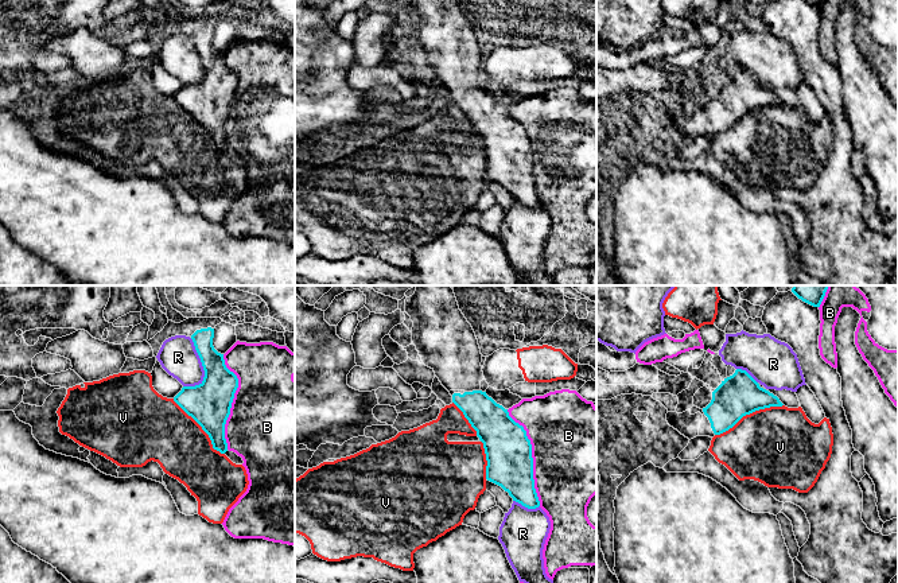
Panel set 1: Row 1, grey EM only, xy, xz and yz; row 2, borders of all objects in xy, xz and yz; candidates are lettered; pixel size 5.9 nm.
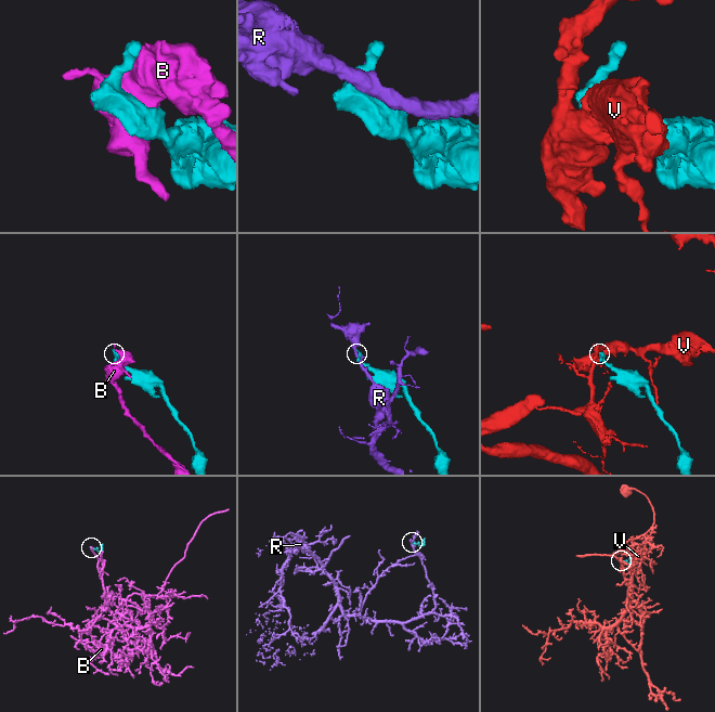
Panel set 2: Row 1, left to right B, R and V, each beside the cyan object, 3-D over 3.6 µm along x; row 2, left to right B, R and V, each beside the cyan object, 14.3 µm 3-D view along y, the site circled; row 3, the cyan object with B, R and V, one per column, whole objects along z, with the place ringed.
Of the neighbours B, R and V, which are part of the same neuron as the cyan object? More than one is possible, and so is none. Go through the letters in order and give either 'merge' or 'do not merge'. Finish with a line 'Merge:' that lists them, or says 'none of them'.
B: do not merge
R: do not merge
V: do not merge
Merge: none of them

